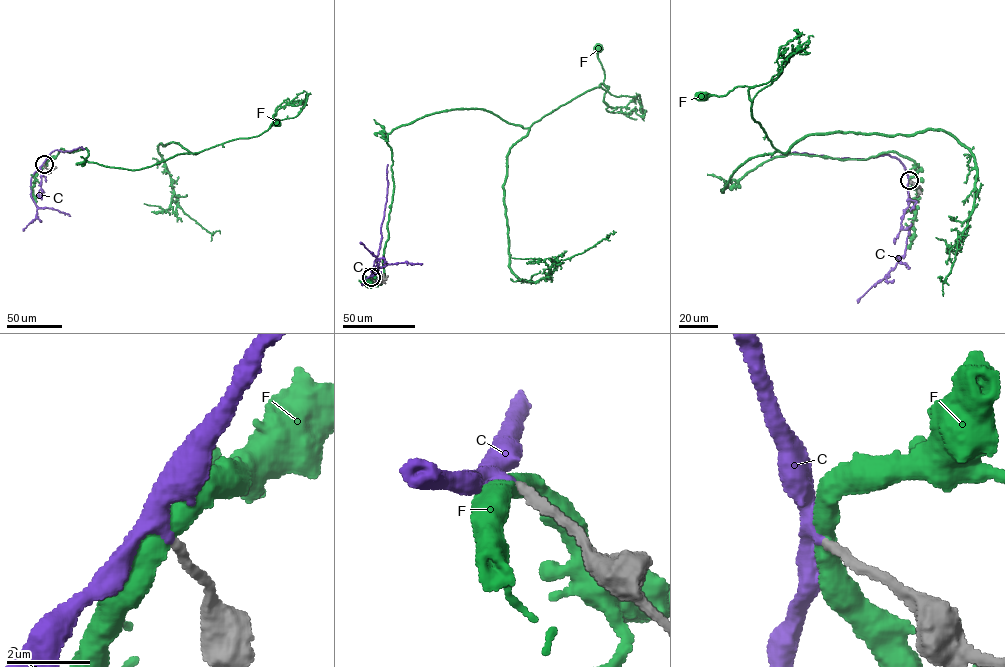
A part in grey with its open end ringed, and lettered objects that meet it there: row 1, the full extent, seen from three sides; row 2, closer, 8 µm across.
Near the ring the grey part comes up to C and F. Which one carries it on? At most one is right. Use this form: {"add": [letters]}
{"add": ["C"]}

